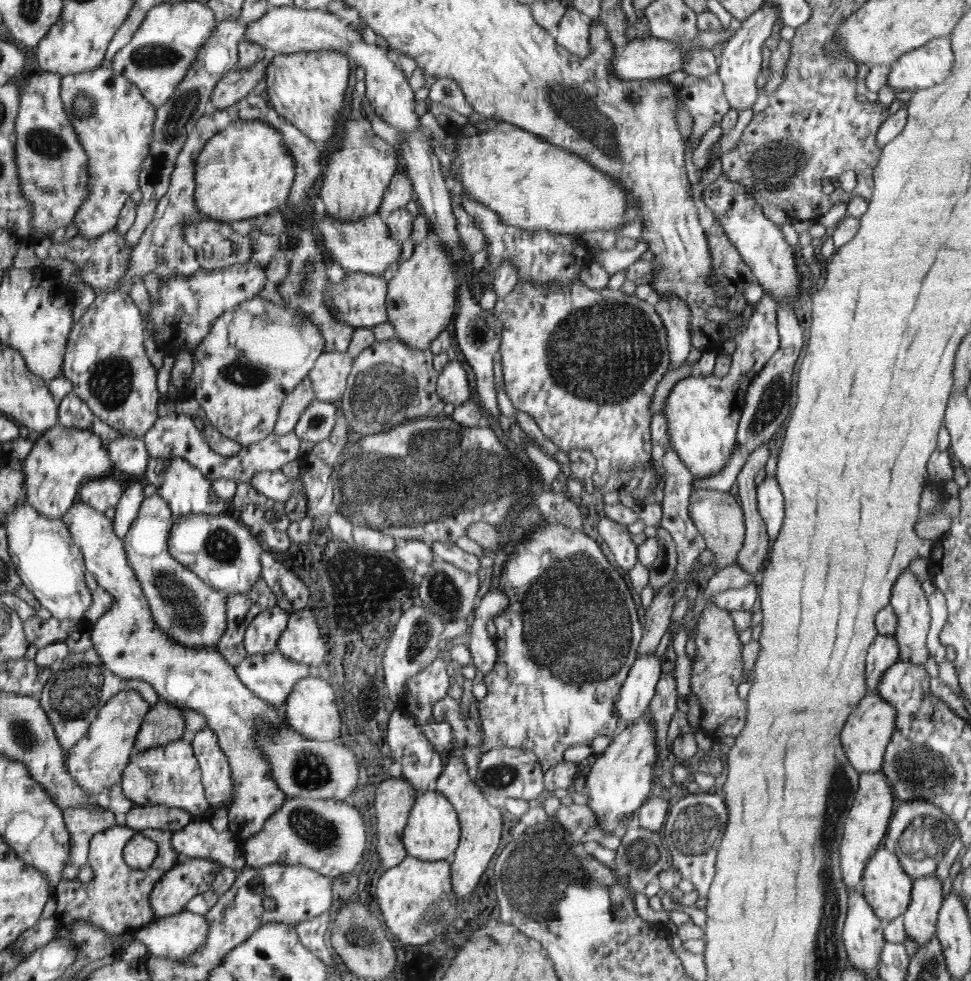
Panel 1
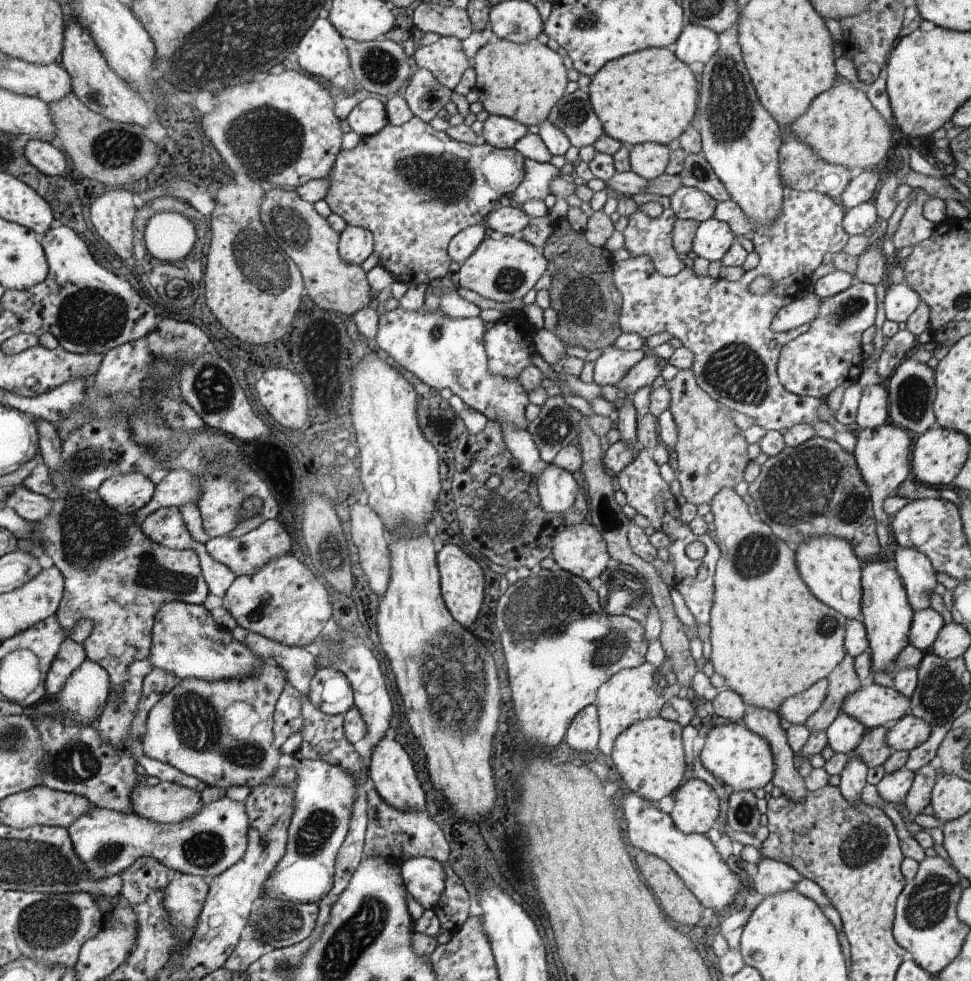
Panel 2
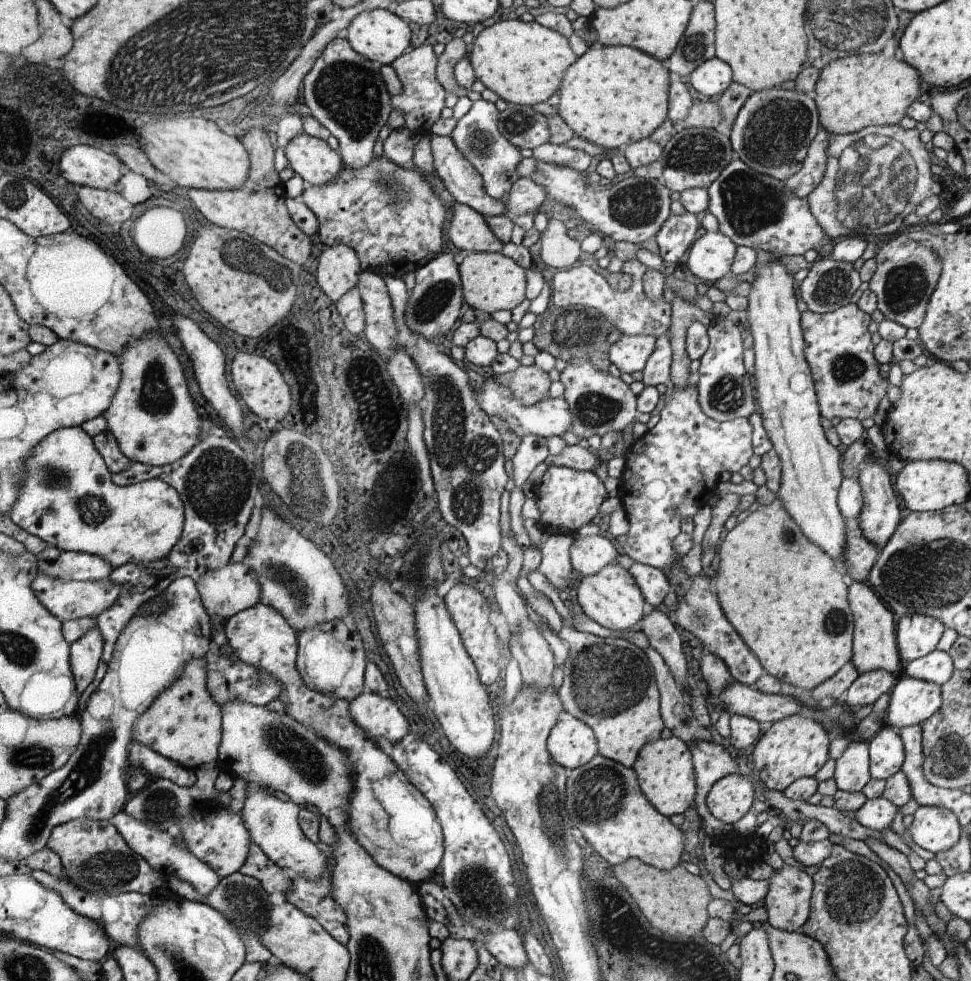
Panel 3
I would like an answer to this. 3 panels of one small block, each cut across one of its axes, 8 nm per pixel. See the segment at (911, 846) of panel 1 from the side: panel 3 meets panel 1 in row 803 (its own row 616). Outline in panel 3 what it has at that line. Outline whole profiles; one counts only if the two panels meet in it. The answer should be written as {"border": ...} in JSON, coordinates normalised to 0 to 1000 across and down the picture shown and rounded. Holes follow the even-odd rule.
{"border":[[[937,626],[923,631],[923,659],[928,673],[937,675],[965,661],[973,638],[962,628]]]}

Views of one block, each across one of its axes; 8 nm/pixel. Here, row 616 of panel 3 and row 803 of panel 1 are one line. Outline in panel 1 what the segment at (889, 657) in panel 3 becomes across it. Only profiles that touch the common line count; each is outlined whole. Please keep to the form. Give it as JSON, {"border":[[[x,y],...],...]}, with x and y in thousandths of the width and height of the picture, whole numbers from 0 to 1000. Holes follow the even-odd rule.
{"border":[[[906,784],[901,788],[890,788],[885,790],[885,802],[880,813],[878,821],[873,827],[873,832],[870,836],[867,848],[867,859],[865,859],[865,889],[867,889],[867,899],[872,905],[872,911],[875,908],[888,908],[888,889],[892,884],[895,876],[900,874],[900,871],[904,867],[904,864],[908,860],[912,859],[913,846],[919,834],[920,827],[923,823],[922,811],[916,796],[916,793],[911,790],[911,787]]]}

